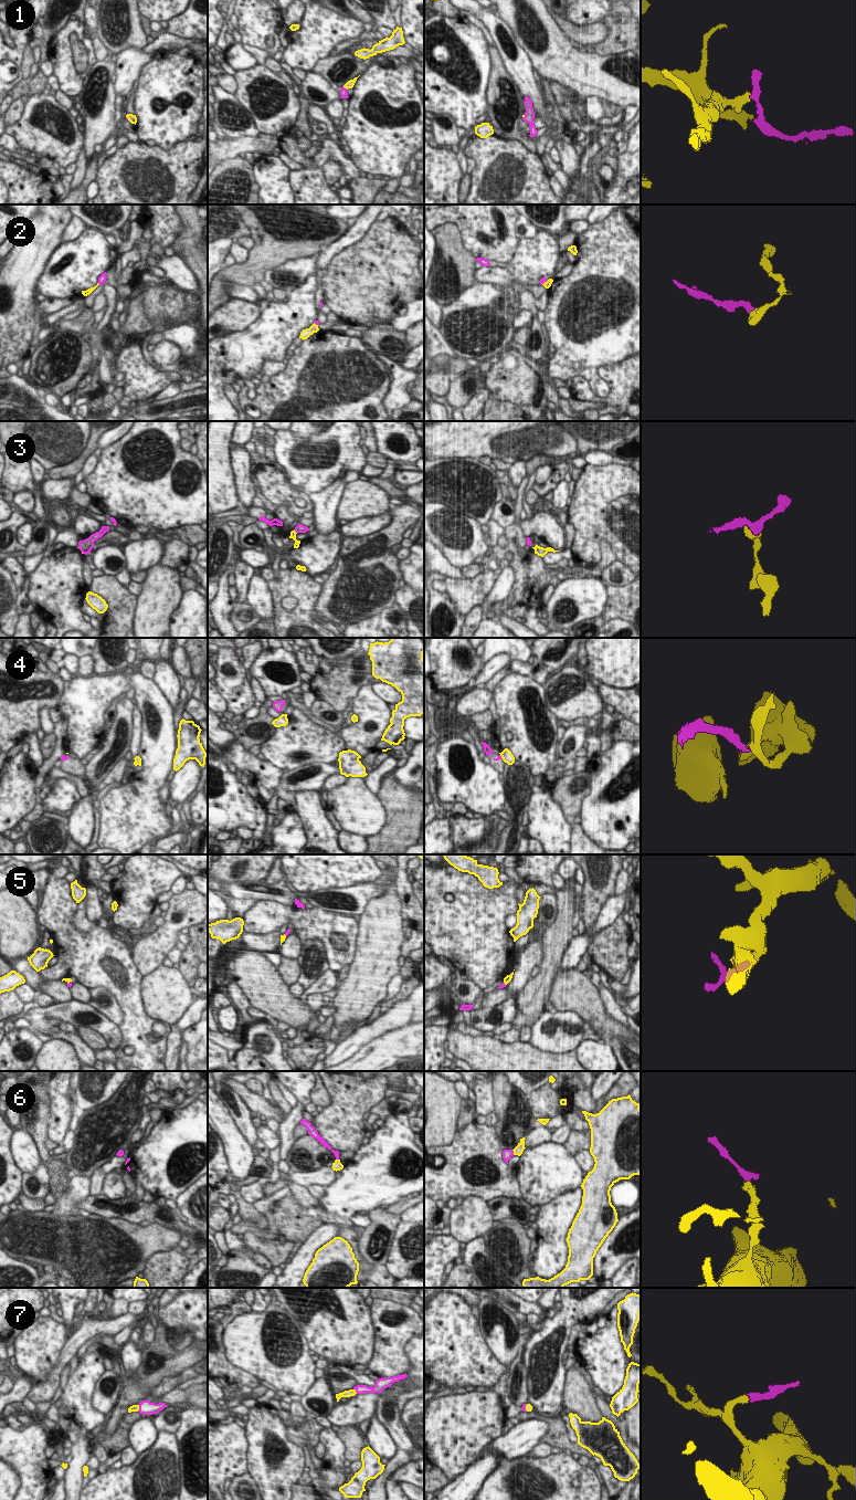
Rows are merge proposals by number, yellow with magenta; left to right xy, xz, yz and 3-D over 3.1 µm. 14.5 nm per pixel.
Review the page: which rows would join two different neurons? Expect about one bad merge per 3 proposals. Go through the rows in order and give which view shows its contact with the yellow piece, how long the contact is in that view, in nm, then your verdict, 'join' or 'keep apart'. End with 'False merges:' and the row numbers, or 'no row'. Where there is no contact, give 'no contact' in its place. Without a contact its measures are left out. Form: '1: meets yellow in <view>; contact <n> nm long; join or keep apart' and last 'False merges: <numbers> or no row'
1: meets yellow in xz; contact 90 nm long; join
2: meets yellow in yz; contact 110 nm long; join
3: meets yellow in xz; contact 70 nm long; keep apart
4: meets yellow in yz; contact 60 nm long; keep apart
5: meets yellow in xy; contact 80 nm long; join
6: meets yellow in yz; contact 90 nm long; join
7: meets yellow in xz; contact 100 nm long; join
False merges: 3, 4

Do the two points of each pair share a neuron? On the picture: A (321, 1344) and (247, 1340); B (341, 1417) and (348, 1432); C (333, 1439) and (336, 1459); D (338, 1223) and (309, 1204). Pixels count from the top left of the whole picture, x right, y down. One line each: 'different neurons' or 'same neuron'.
A: different neurons
B: different neurons
C: same neuron
D: same neuron

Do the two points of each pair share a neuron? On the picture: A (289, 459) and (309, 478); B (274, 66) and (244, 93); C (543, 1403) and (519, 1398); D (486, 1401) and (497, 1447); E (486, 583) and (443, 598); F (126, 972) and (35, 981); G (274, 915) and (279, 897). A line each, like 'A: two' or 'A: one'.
A: one
B: two
C: two
D: two
E: two
F: two
G: two

